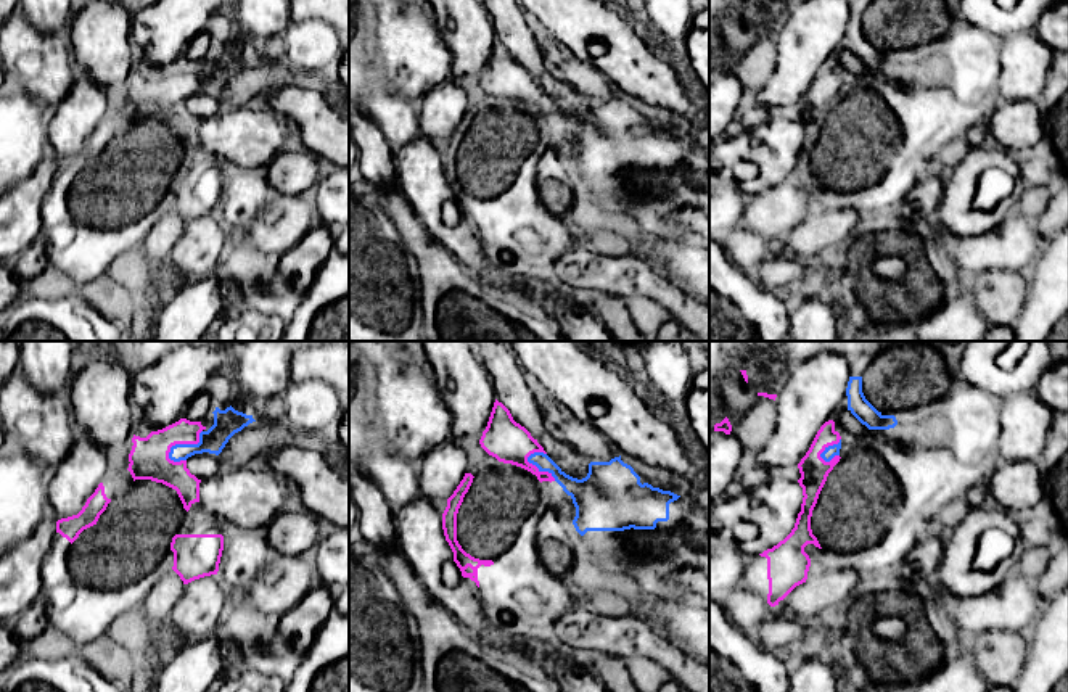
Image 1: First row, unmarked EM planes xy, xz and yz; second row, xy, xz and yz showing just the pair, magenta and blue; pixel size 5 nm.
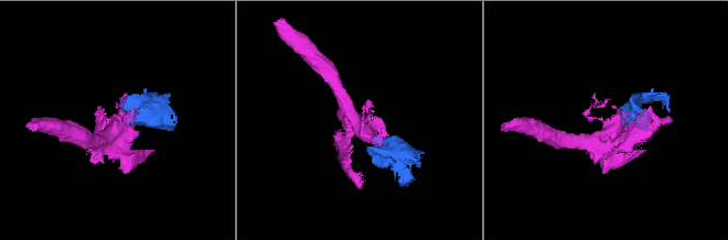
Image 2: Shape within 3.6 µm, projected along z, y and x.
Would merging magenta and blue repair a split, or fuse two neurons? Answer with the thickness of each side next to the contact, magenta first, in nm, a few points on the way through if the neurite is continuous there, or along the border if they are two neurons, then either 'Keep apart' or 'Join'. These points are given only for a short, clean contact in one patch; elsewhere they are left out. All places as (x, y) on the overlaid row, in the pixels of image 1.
Thickness 190 nm (magenta) against 130 nm. Path across: xy (148, 459), (185, 443), (208, 441), (227, 422). Join

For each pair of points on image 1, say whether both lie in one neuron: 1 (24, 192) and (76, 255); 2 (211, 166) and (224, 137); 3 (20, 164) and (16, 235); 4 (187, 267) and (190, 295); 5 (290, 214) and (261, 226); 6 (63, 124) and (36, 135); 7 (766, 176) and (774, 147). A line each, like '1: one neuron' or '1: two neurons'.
1: two neurons
2: two neurons
3: two neurons
4: two neurons
5: one neuron
6: two neurons
7: one neuron

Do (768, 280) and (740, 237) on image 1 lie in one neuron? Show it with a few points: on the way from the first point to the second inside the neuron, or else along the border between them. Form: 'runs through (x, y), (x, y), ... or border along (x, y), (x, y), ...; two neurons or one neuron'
border along (771, 253), (751, 275); two neurons

